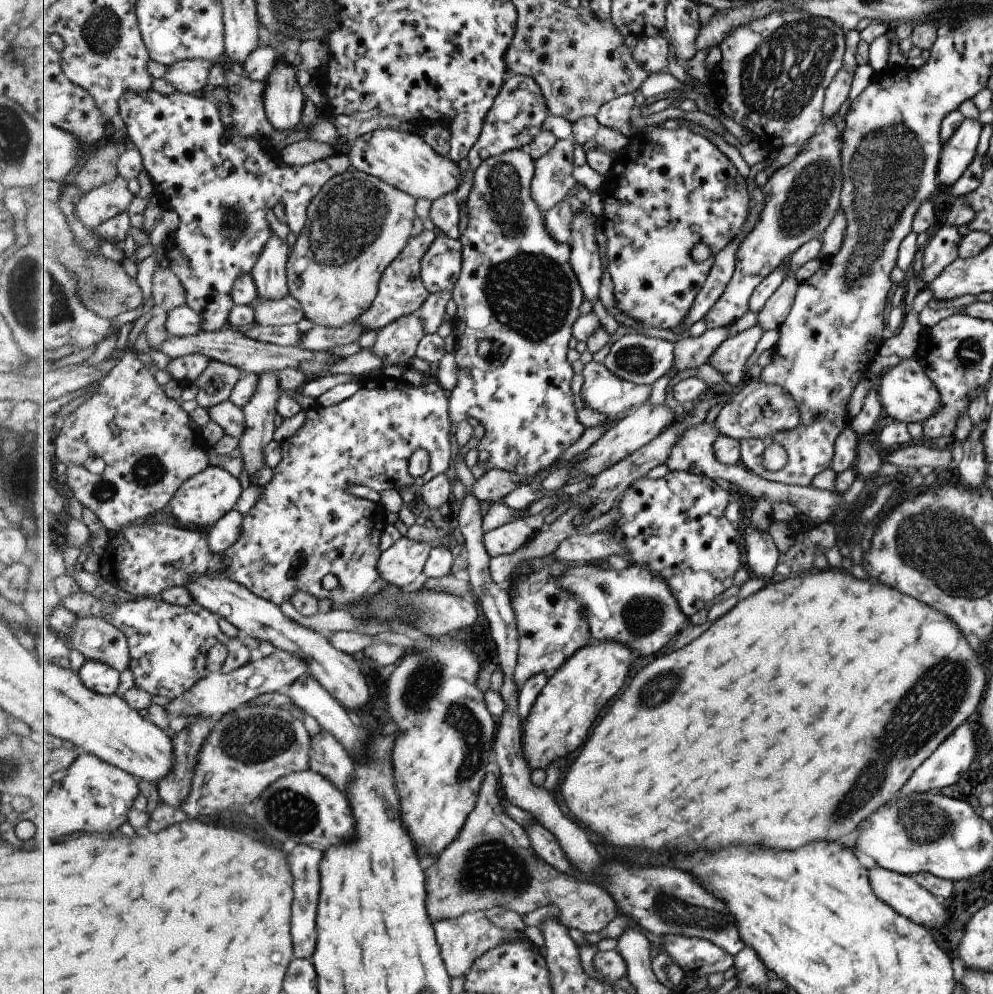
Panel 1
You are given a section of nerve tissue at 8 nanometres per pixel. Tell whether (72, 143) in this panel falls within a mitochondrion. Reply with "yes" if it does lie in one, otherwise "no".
no

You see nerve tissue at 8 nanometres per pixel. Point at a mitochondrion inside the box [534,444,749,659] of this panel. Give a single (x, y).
(642, 616)

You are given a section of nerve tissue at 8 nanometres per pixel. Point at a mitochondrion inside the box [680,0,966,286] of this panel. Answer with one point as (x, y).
(780, 75)

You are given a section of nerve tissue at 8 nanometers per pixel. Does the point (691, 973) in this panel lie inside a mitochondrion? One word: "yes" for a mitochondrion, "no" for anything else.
no

